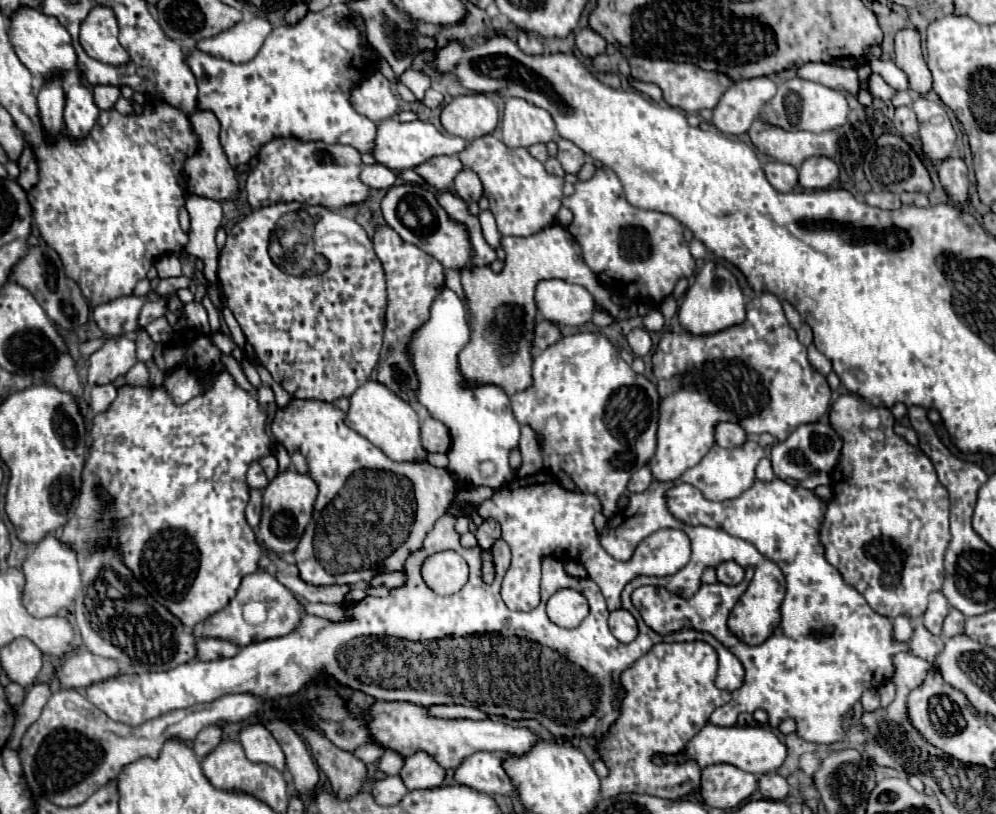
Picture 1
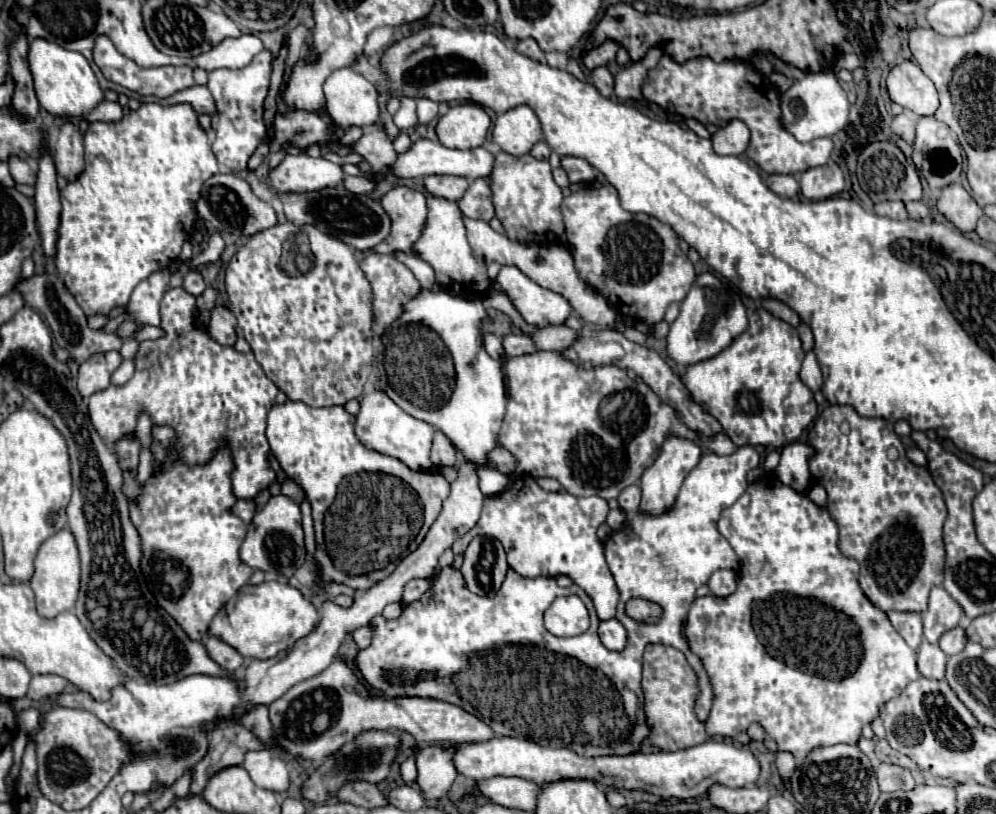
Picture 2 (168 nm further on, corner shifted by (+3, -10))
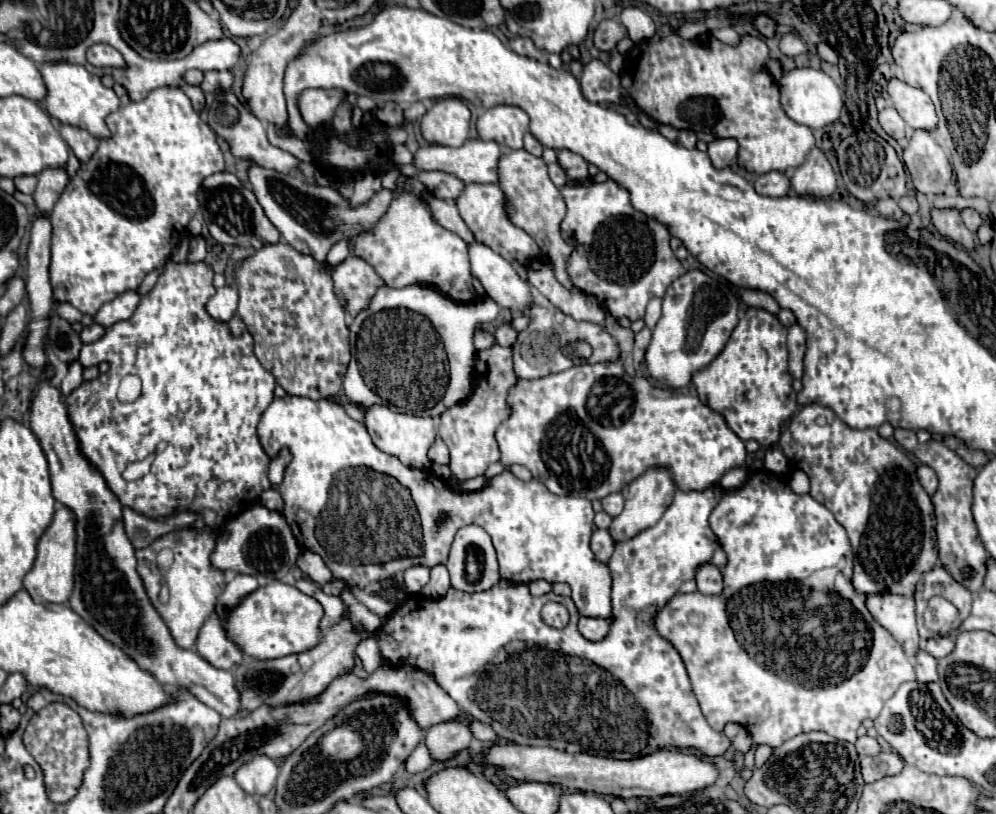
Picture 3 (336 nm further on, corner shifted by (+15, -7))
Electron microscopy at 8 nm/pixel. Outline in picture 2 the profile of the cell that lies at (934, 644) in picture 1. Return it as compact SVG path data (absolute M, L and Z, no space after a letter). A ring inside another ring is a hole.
M922 642L918 648L918 670L924 678L944 678L946 670L946 654L930 642Z

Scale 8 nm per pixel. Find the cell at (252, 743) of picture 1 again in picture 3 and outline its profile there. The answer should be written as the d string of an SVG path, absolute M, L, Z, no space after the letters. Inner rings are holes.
M264 755L254 757L252 761L244 763L234 775L236 783L248 795L254 795L254 797L268 795L274 789L276 777L278 777L278 765Z

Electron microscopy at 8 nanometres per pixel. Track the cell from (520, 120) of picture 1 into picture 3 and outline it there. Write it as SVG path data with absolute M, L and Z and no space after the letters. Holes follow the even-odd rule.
M496 105L478 117L476 129L484 141L498 141L504 147L520 149L522 137L528 131L528 123L530 119L520 107Z

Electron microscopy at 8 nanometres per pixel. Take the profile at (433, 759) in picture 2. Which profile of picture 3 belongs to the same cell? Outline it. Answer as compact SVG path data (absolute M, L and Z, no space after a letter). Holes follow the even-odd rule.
M460 713L456 719L450 719L448 723L432 725L426 731L426 739L424 739L432 757L436 761L446 761L458 751L468 749L472 741L470 723L472 723L472 717L466 713Z

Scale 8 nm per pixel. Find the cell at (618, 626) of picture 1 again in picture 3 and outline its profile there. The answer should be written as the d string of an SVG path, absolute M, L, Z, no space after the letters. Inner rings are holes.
M580 617L578 621L578 633L588 641L600 641L606 637L610 629L610 623L606 619L592 619L592 617Z

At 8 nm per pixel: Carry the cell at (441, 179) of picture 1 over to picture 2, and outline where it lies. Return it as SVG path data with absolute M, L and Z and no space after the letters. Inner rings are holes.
M428 176L424 178L424 188L432 196L458 202L468 188L468 180L460 176Z

